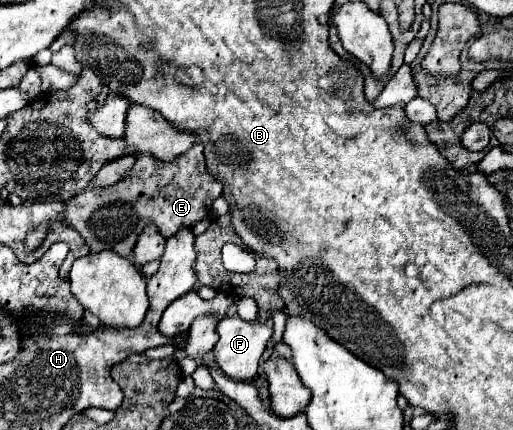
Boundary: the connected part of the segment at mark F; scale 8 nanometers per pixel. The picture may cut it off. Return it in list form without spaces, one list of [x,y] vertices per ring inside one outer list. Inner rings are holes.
[[[237,314],[225,316],[217,326],[217,334],[219,334],[219,342],[215,344],[215,360],[217,360],[219,368],[235,380],[251,380],[259,370],[261,354],[267,348],[267,342],[273,334],[273,320],[255,318],[251,322],[245,322]]]

